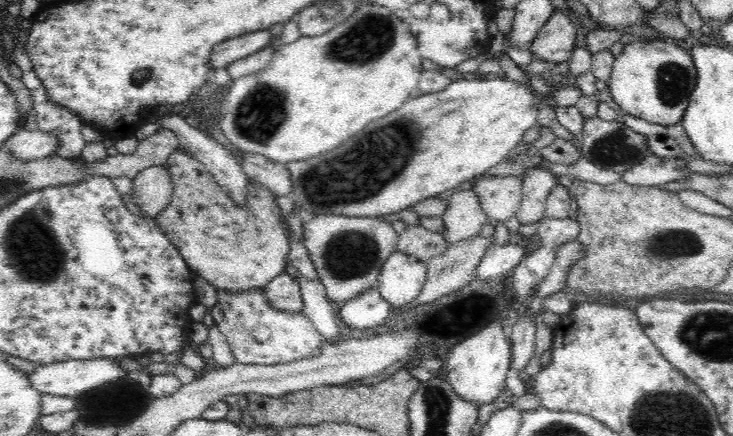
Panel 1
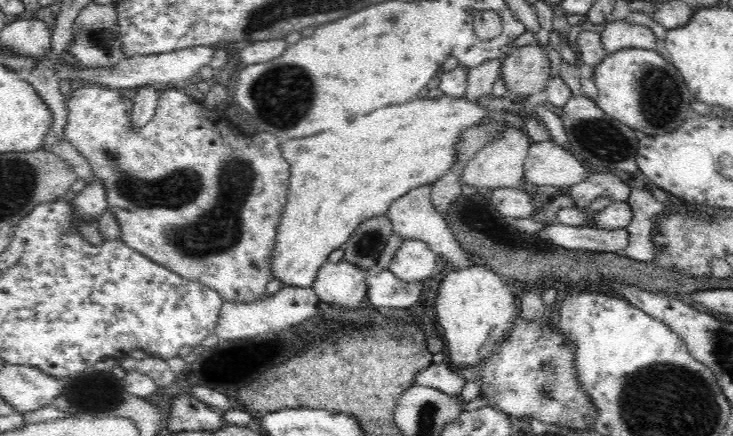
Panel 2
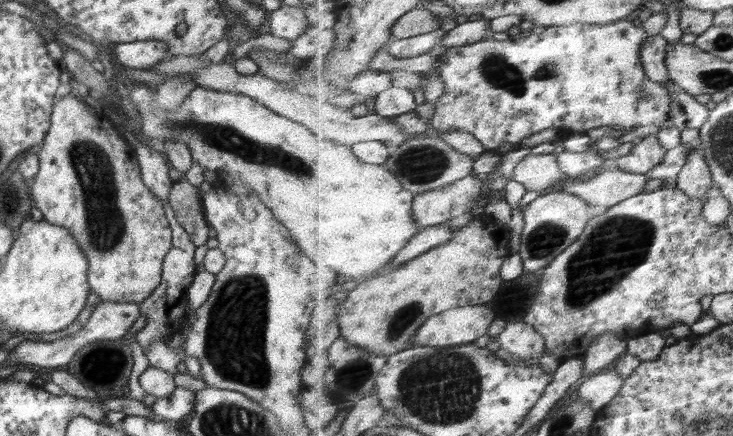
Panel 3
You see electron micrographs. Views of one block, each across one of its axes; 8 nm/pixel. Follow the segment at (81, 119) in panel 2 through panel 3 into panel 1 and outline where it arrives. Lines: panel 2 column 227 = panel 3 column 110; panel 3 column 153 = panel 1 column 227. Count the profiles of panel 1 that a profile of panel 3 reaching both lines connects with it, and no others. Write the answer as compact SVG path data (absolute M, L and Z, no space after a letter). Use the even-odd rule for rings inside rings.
M177 149L165 162L173 182L173 193L170 202L154 218L159 229L176 247L189 269L202 279L208 281L215 289L228 292L242 292L252 288L266 288L268 282L280 276L286 270L290 252L290 237L282 225L286 219L276 203L277 195L266 186L250 180L247 184L246 202L243 207L232 202L232 197L216 183L213 175L204 164L190 153Z

